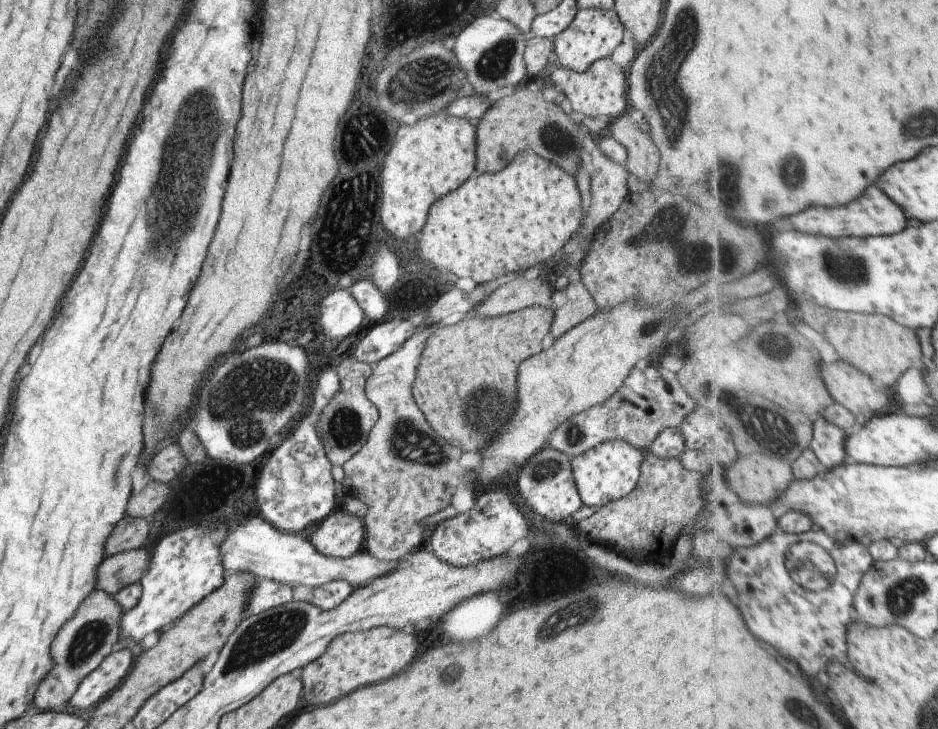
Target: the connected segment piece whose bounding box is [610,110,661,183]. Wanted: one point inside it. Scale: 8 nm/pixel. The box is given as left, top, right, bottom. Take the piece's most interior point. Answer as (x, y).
(643, 154)

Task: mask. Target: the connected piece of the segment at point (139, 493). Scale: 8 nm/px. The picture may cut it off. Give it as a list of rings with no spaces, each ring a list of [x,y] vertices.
[[[145,482],[141,490],[131,490],[131,496],[129,496],[127,506],[125,506],[125,514],[133,516],[133,518],[151,516],[165,502],[167,490],[169,490],[167,484]]]

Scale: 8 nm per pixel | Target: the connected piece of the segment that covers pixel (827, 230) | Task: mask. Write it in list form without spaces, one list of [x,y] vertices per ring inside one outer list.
[[[875,185],[867,186],[867,190],[855,198],[853,202],[846,205],[839,205],[835,208],[829,206],[811,206],[799,214],[792,215],[785,220],[786,224],[795,224],[793,229],[805,234],[814,234],[815,236],[828,236],[833,238],[845,237],[870,237],[891,235],[902,230],[907,226],[907,215],[903,214],[903,209],[898,203],[893,202],[890,196],[879,190]]]

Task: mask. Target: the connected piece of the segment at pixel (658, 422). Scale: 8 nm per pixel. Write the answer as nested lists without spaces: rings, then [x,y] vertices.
[[[650,362],[637,364],[605,402],[572,416],[549,435],[547,445],[561,451],[569,461],[596,444],[611,439],[625,440],[636,449],[645,448],[663,429],[679,428],[696,408],[675,373]]]

